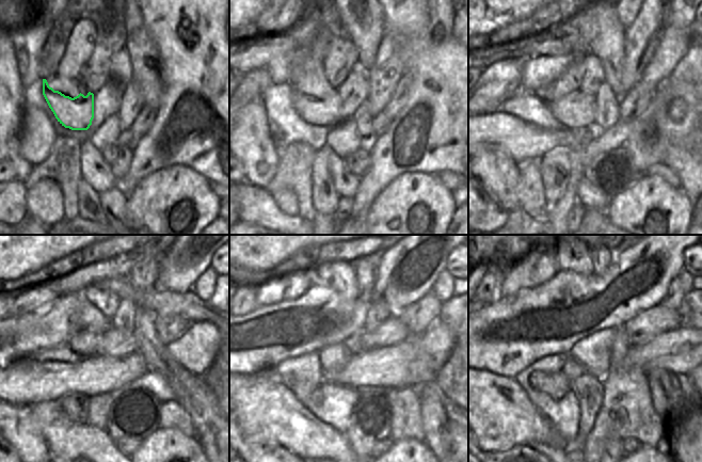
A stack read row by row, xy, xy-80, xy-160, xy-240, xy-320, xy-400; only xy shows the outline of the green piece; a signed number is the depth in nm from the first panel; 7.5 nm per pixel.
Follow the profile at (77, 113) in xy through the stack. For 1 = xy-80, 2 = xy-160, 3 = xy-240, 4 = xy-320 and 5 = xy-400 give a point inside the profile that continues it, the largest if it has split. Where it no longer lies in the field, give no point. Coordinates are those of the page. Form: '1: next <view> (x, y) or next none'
1: next xy-80 (320, 110)
2: next xy-160 (576, 110)
3: next xy-240 (115, 343)
4: next xy-320 (393, 331)
5: next xy-400 (647, 325)

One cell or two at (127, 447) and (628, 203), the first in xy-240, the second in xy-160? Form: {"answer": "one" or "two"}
{"answer": "two"}

